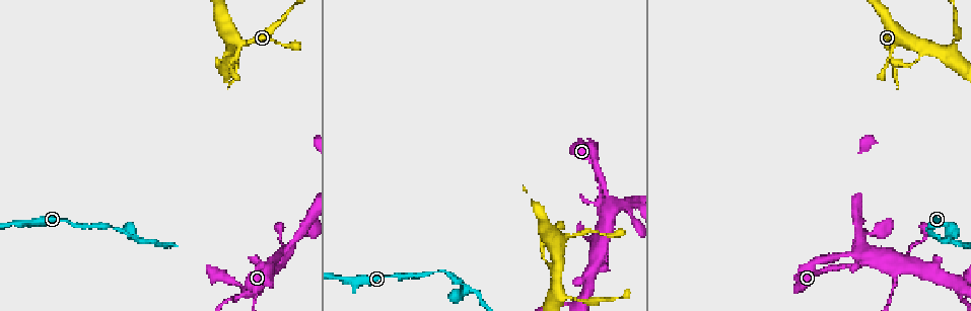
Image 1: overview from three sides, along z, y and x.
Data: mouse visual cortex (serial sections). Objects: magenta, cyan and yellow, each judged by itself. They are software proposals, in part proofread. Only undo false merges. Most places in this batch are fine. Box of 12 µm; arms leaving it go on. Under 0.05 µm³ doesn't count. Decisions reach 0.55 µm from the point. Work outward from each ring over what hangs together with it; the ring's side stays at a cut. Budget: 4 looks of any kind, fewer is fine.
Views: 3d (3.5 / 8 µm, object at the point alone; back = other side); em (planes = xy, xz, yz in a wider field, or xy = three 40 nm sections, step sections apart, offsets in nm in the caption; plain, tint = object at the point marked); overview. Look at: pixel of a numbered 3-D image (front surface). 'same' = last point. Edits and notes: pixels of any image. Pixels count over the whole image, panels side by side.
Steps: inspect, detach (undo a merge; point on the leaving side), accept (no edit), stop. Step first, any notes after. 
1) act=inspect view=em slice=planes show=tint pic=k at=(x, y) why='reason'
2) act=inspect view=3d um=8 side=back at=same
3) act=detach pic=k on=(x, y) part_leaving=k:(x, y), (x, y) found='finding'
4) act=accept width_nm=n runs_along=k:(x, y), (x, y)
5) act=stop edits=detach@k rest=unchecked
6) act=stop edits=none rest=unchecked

act=inspect view=3d um=3.5 pic=1 at=(622, 203) why='arms part here'

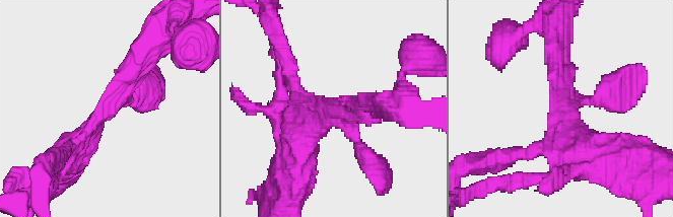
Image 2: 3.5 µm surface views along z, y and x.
act=inspect view=em slice=xy step=3 show=tint pic=2 at=(338, 111) arms=3 arm_widths_nm=250,300,300 why='shape alone is not enough'

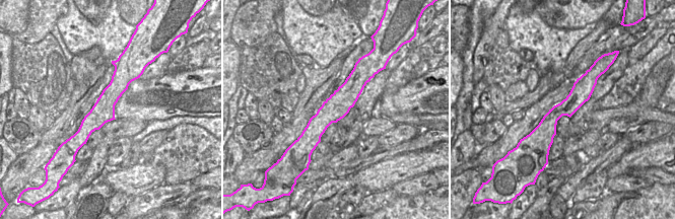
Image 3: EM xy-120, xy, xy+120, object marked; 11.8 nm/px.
act=accept runs_along=3:(358, 69), (314, 130), (314, 144) found='all the same cell'

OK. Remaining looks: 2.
act=inspect view=3d um=3.5 pic=1 at=(143, 240) why='two arms in line, one across'

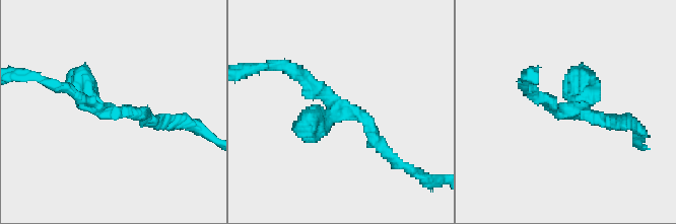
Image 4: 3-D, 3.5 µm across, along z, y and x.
act=inspect view=em slice=xy step=2 show=tint pic=4 at=(338, 107)

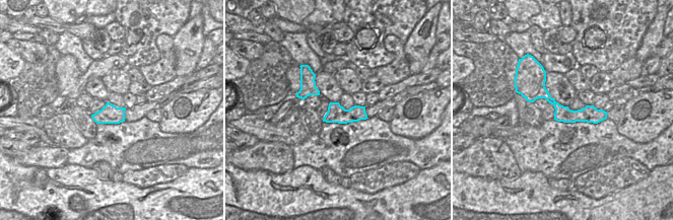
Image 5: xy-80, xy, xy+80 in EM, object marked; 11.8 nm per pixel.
act=accept runs_along=5:(528, 91), (544, 93), (567, 116), (604, 116) found='one cell here'

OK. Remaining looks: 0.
act=stop edits=none rest=unchecked

